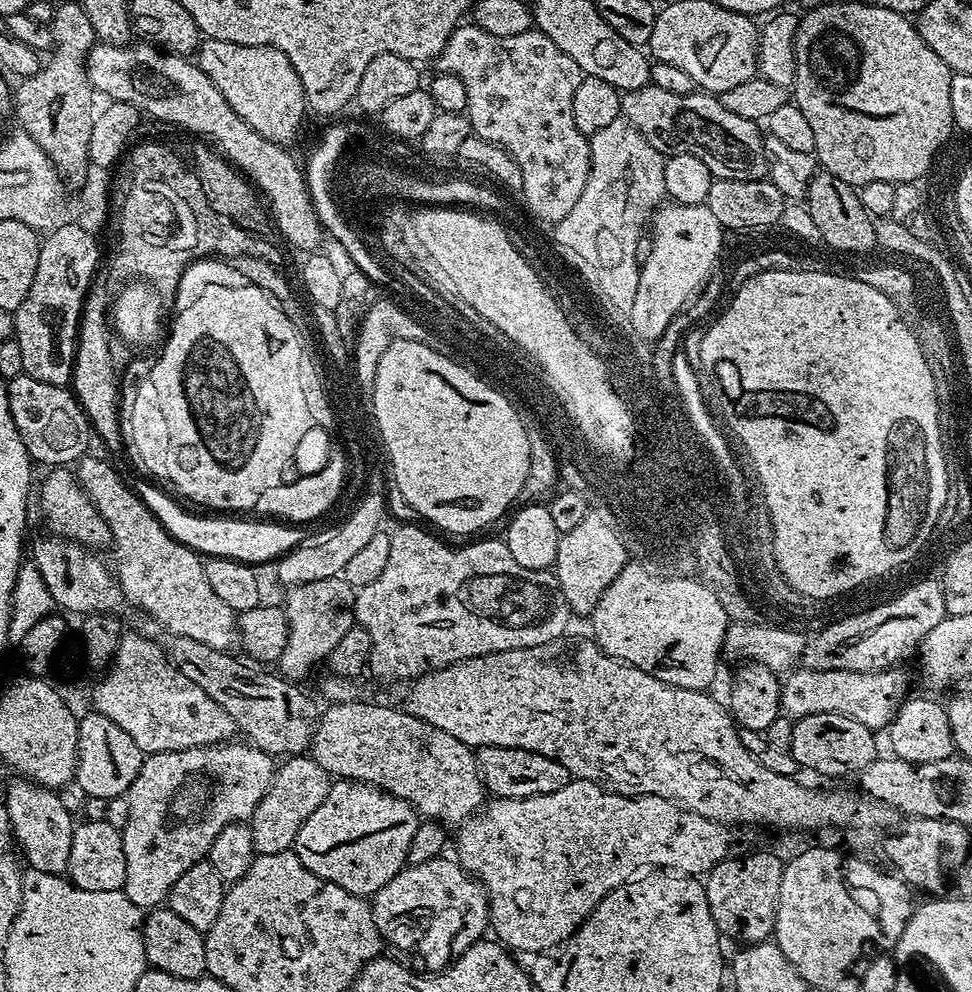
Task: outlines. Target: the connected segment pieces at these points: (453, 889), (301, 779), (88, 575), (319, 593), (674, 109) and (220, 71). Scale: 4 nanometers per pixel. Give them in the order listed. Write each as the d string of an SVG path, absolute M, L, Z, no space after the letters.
M441 854L426 862L408 864L401 872L394 874L394 878L390 878L390 882L386 882L386 886L382 886L382 890L378 890L370 900L372 917L385 945L393 944L401 952L399 955L406 961L407 967L421 974L444 971L461 954L470 950L470 946L485 939L490 928L486 890L459 862L452 858L447 860L446 857Z
M301 754L289 756L284 764L275 769L272 784L266 790L266 794L258 802L252 819L252 833L254 834L254 846L259 854L278 854L289 851L296 843L298 830L302 830L302 822L322 806L326 799L330 777L311 755Z
M43 534L36 541L30 544L30 560L38 566L42 573L42 579L46 581L46 586L50 589L50 594L54 598L59 609L65 608L68 612L80 612L79 614L91 614L93 612L103 612L105 614L123 613L126 597L122 586L116 581L115 575L108 572L100 564L92 564L96 560L97 553L93 549L79 544L76 540L68 540L64 536L55 534Z
M331 576L318 582L297 584L289 587L287 592L288 601L283 601L282 607L288 619L288 637L278 668L287 679L300 682L303 676L311 674L315 664L323 665L327 661L330 650L334 650L334 645L341 640L342 634L353 628L354 589L340 576Z
M649 82L638 90L623 93L620 98L620 114L628 121L654 150L664 157L673 152L694 154L710 166L717 180L762 180L769 175L768 153L764 150L764 136L757 121L738 118L722 106L719 95L703 90L671 92Z
M201 39L194 56L195 63L218 86L218 94L262 138L275 144L292 146L304 128L304 115L309 115L304 87L290 66L290 58L274 46L238 46L238 42Z

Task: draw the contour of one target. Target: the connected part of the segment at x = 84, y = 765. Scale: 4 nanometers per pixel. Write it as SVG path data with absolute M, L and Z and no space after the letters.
M88 710L85 716L79 717L79 721L74 783L82 786L88 797L102 798L109 802L115 801L115 796L123 797L134 778L138 778L138 770L142 770L146 754L138 742L134 742L134 738L130 738L130 734L118 726L118 722L106 718L100 712Z

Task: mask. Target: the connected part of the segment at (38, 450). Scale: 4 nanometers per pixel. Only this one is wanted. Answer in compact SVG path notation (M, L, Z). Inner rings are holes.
M20 375L8 380L8 401L10 418L14 418L14 426L18 426L18 434L22 434L22 442L37 465L72 466L89 451L88 443L94 440L94 433L71 387L50 386L50 382L38 382L38 378Z

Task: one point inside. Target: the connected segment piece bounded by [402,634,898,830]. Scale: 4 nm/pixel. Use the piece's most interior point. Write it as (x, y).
(606, 721)

